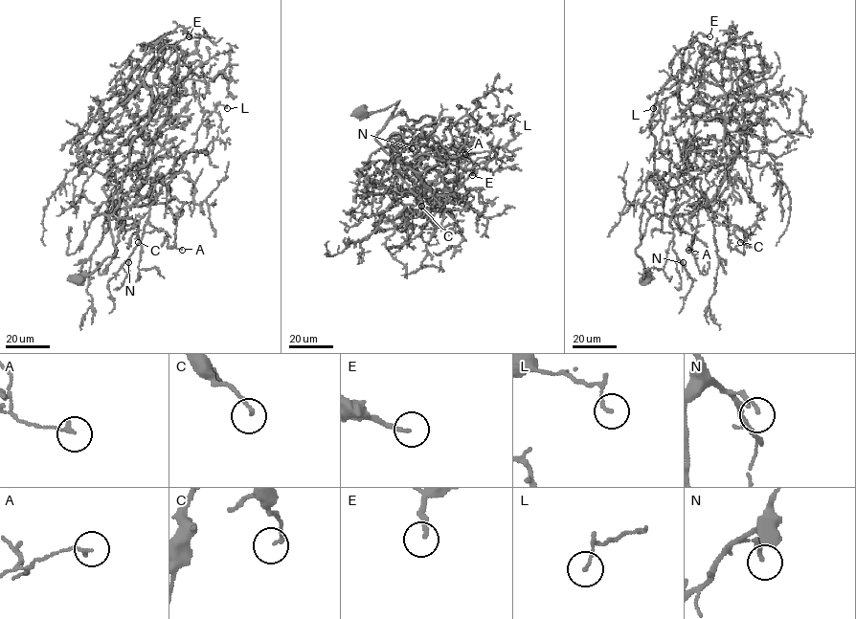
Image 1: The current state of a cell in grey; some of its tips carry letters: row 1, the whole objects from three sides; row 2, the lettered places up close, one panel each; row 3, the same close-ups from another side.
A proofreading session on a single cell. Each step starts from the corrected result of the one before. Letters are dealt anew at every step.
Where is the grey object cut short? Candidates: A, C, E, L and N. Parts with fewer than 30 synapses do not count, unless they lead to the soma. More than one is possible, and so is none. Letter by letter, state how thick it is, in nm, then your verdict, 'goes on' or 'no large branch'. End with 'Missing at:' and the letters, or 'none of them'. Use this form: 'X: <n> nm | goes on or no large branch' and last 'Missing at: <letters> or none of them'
A: 150 nm | no large branch
C: 140 nm | no large branch
E: 160 nm | no large branch
L: 120 nm | no large branch
N: 150 nm | no large branch
Missing at: none of them

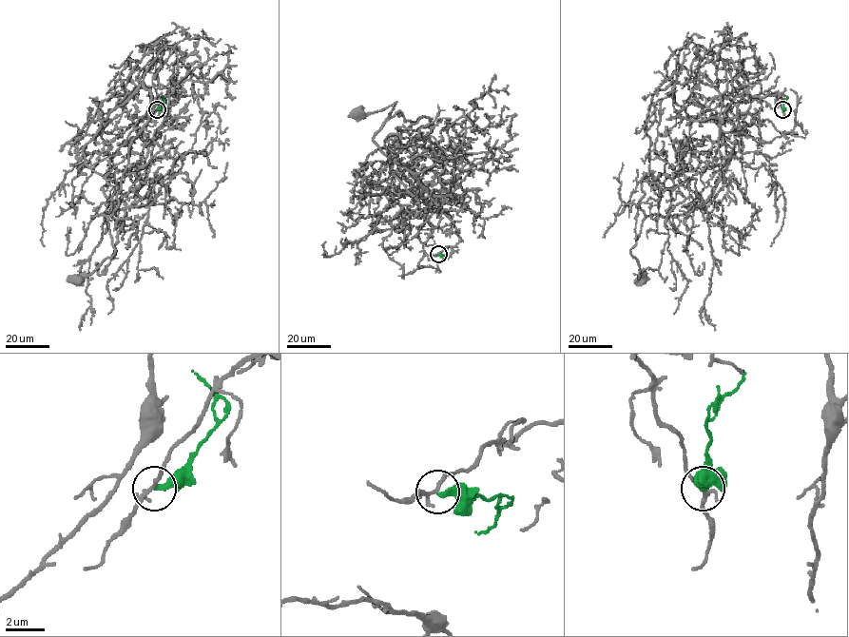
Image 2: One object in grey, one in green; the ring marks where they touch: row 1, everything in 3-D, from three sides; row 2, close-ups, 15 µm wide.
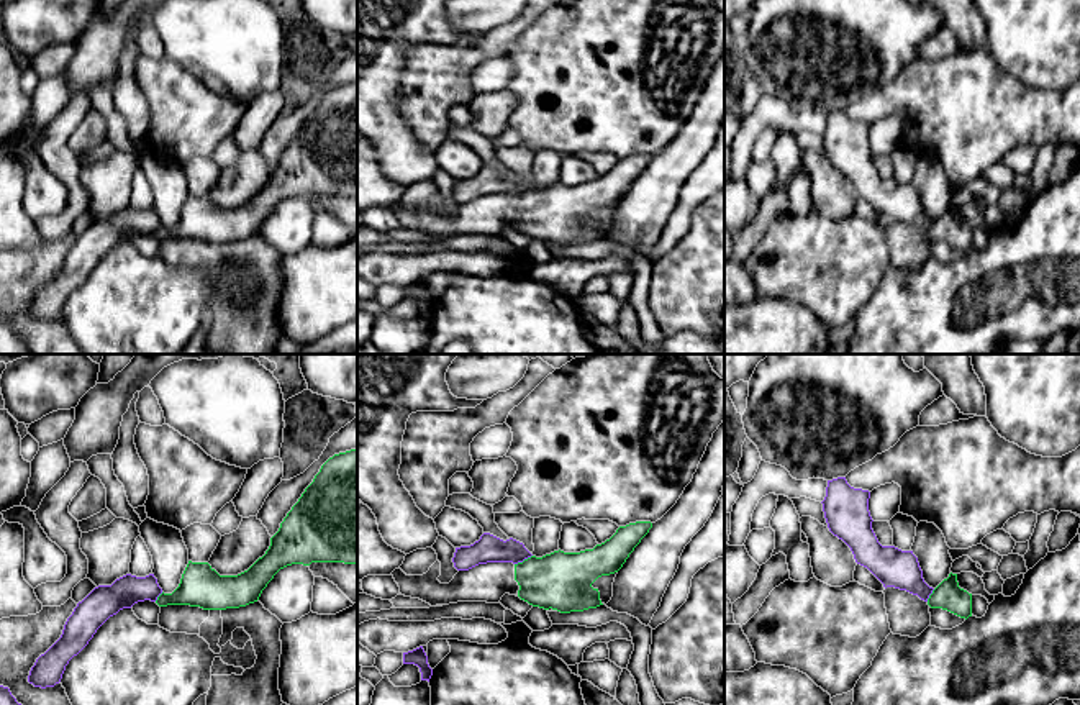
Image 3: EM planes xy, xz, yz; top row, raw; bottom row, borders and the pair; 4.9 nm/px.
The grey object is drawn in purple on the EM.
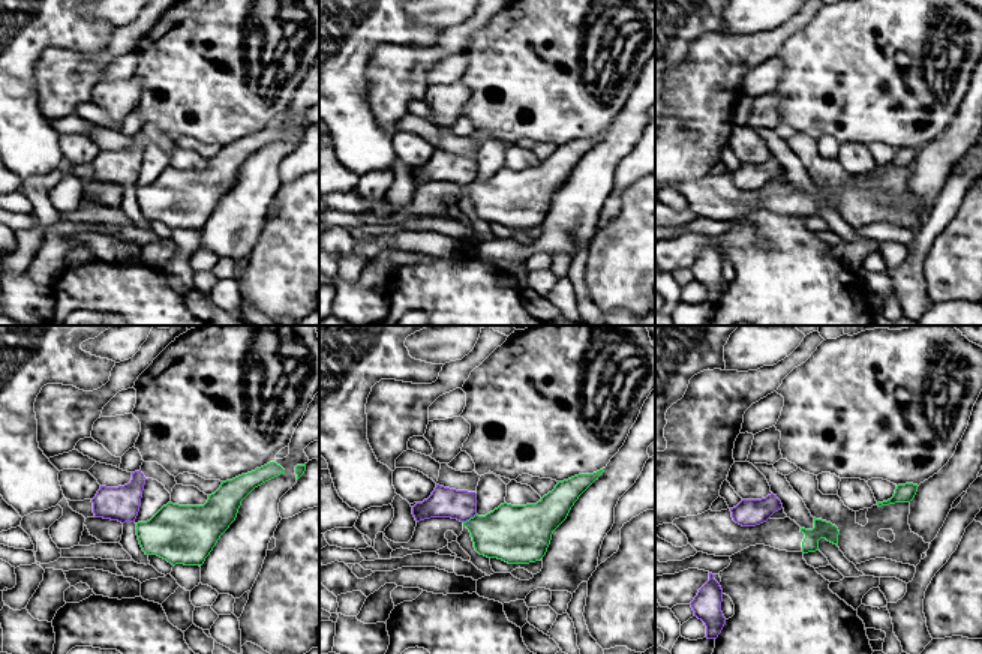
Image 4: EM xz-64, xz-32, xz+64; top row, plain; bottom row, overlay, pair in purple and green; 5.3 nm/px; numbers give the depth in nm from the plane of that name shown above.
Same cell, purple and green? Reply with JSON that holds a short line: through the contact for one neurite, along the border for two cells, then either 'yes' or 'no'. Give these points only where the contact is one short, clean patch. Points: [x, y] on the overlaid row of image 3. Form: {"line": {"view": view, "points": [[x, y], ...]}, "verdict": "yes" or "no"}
{"line": {"view": "xz", "points": [[531, 554], [515, 564]]}, "verdict": "no"}

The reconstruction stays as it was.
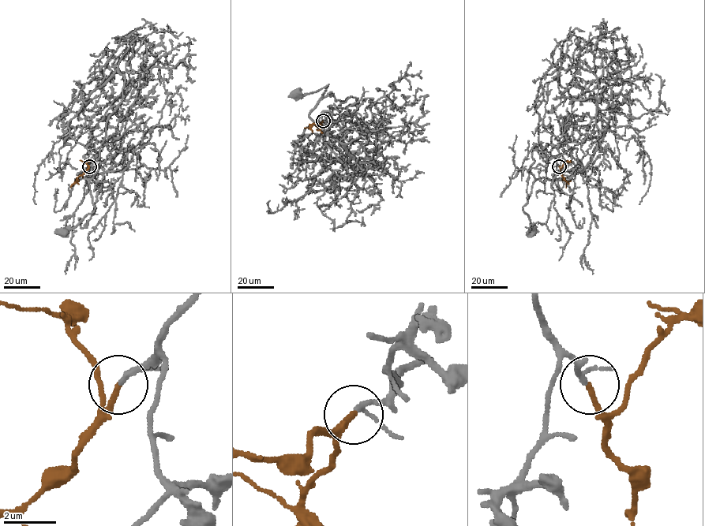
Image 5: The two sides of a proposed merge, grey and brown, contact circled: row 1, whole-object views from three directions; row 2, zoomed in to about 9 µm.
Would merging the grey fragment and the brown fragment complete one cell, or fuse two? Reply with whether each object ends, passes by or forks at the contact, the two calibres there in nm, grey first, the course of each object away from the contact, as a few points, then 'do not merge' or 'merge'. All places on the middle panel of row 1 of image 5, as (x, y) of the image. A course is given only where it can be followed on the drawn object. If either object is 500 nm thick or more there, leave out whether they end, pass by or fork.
grey passes by; brown ends there; 150 nm thick on the grey side, 200 nm on the other; grey runs (323, 121), (329, 111), (301, 136), (349, 121), (356, 98), (321, 98), (328, 84), (295, 94); brown runs (323, 121), (304, 128); merge

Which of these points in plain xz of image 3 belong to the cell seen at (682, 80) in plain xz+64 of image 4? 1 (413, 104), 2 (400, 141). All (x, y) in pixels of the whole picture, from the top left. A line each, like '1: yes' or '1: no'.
1: yes
2: no

